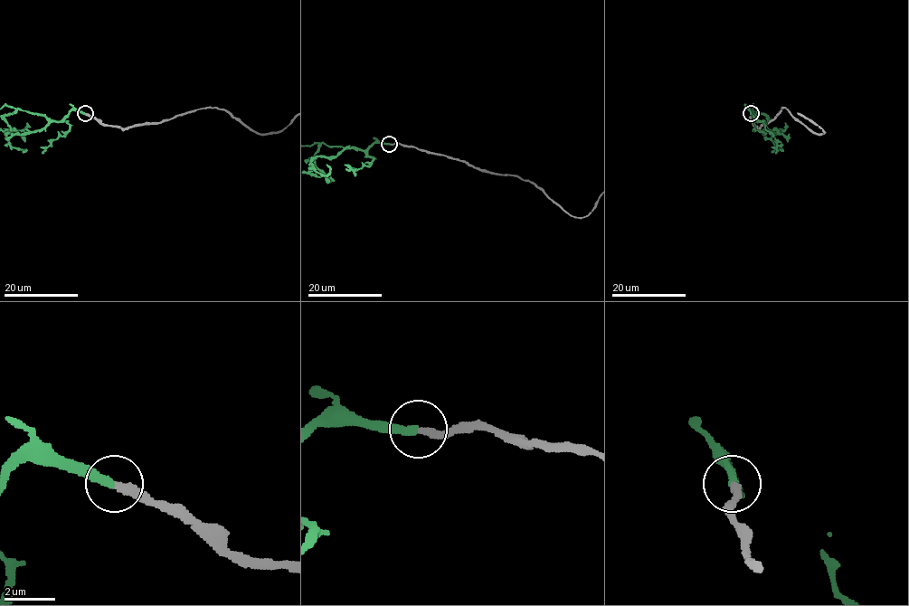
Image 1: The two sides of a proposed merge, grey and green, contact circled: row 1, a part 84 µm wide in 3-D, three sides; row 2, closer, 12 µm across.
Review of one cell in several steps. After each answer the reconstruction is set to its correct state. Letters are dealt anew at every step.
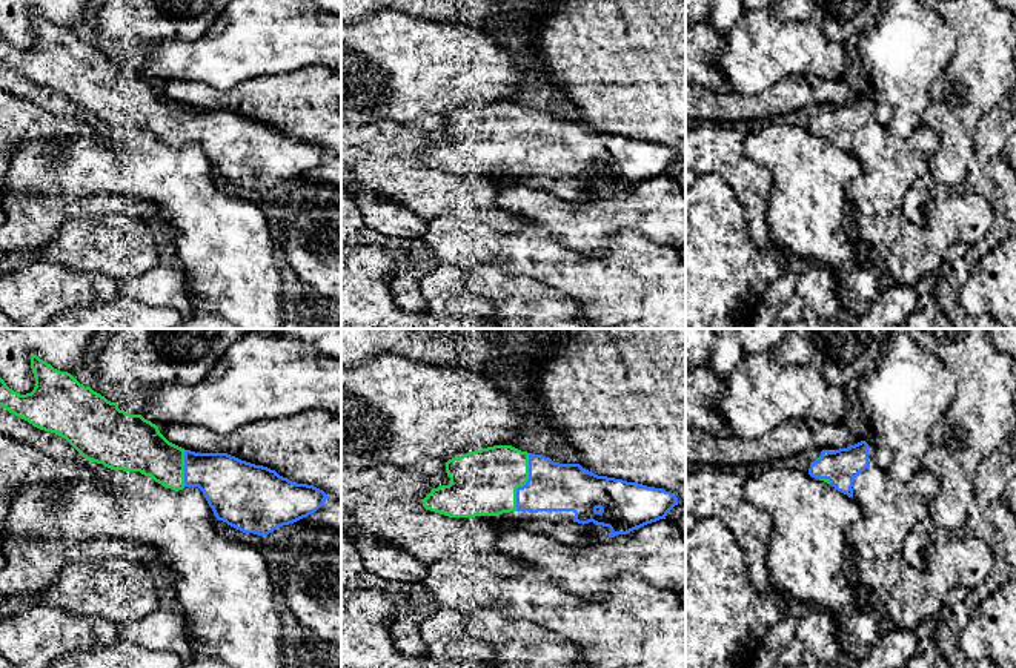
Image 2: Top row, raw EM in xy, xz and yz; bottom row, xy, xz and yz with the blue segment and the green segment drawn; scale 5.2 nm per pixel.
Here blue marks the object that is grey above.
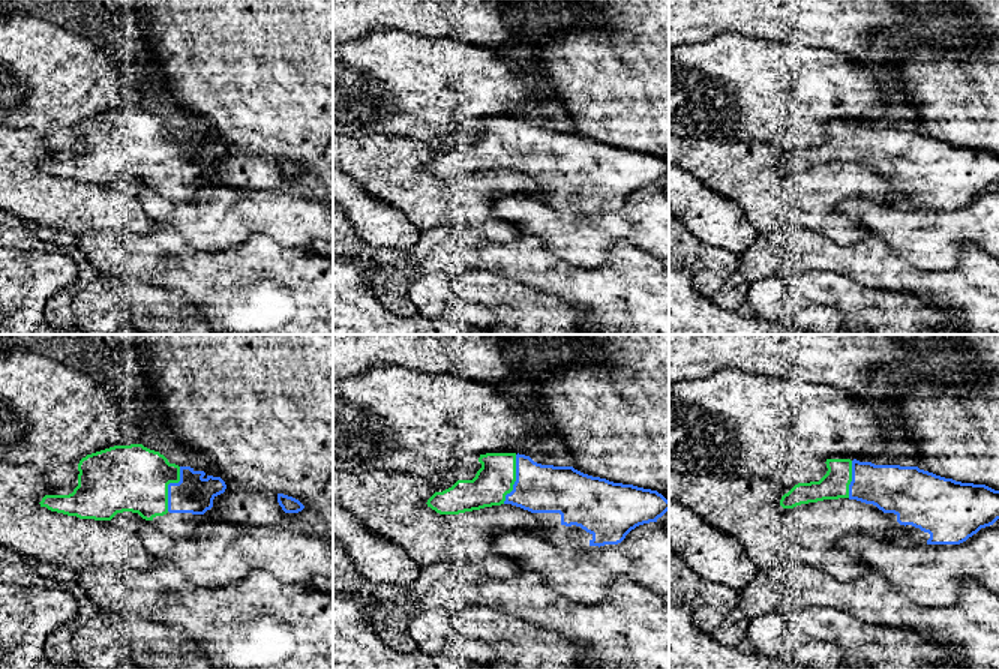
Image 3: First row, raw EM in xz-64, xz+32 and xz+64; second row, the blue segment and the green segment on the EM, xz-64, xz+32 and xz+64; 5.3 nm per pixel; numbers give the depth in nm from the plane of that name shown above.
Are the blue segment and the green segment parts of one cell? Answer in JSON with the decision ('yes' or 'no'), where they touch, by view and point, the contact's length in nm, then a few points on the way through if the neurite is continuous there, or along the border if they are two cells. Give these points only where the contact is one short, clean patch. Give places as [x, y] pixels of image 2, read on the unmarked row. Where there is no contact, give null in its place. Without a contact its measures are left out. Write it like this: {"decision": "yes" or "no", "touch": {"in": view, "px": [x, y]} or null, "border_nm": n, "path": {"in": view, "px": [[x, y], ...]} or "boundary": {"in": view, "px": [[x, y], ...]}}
{"decision": "yes", "touch": {"in": "xz", "px": [526, 138]}, "border_nm": 320, "path": {"in": "xz", "px": [[551, 143], [526, 138], [483, 138]]}}

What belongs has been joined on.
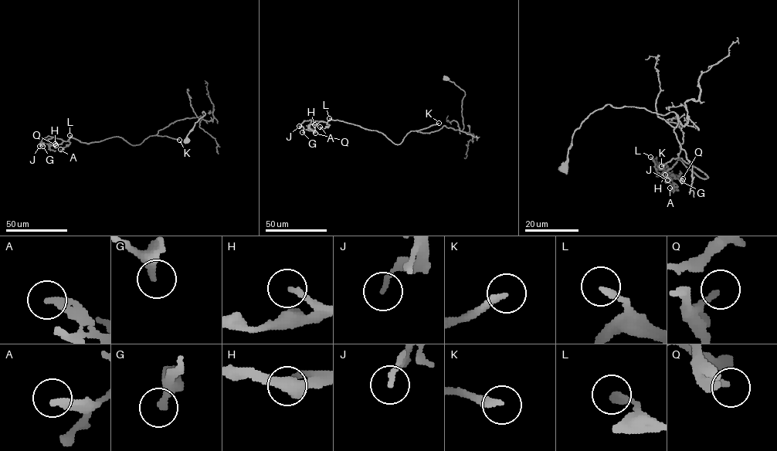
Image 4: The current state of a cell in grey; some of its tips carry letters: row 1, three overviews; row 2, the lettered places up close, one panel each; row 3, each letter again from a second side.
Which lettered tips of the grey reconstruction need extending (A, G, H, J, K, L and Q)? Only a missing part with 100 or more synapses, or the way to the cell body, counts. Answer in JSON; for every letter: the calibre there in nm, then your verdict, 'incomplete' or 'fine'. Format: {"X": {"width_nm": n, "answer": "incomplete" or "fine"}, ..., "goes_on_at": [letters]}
{"A": {"width_nm": 300, "answer": "fine"}, "G": {"width_nm": 240, "answer": "fine"}, "H": {"width_nm": 190, "answer": "fine"}, "J": {"width_nm": 160, "answer": "fine"}, "K": {"width_nm": 190, "answer": "incomplete"}, "L": {"width_nm": 220, "answer": "fine"}, "Q": {"width_nm": 180, "answer": "fine"}, "goes_on_at": ["K"]}

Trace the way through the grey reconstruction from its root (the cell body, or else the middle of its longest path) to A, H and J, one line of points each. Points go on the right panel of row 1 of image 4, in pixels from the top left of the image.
A: (564, 168), (592, 112), (673, 112), (679, 157), (708, 178), (679, 159), (660, 174), (654, 161), (670, 188)
H: (564, 168), (573, 133), (610, 104), (677, 115), (679, 157), (708, 178), (654, 161), (665, 174)
J: (564, 168), (592, 112), (635, 106), (673, 112), (679, 157), (708, 177), (656, 158), (667, 180)

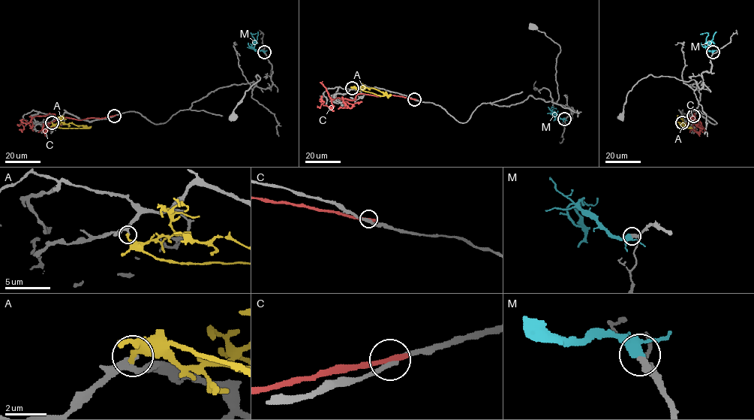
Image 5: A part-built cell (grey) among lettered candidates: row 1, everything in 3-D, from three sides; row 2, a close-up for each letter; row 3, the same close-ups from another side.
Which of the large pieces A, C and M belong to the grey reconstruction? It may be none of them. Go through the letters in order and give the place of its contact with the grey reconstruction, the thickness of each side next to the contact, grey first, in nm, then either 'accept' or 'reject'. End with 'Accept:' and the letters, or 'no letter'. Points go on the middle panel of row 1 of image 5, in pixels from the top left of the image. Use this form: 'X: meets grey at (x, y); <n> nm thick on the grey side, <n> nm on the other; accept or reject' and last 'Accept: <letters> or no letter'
A: meets grey at (352, 88); 150 nm thick on the grey side, 280 nm on the other; reject
C: meets grey at (414, 99); 280 nm thick on the grey side, 360 nm on the other; reject
M: meets grey at (564, 119); 240 nm thick on the grey side, 400 nm on the other; accept
Accept: M

